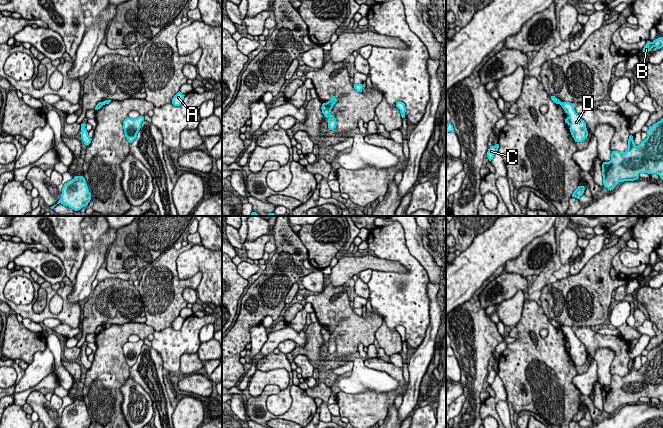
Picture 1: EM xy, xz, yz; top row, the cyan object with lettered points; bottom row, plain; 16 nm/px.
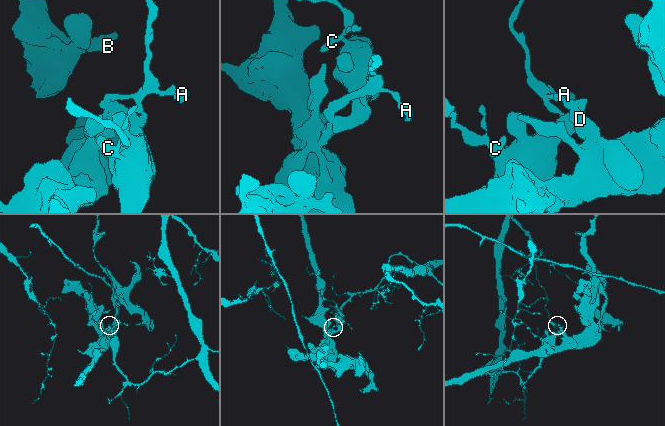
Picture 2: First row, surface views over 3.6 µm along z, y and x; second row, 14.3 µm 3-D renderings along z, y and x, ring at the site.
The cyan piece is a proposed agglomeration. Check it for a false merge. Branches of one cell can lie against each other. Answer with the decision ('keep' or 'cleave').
cleave

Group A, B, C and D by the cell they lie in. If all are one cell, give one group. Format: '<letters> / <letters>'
A C / B D

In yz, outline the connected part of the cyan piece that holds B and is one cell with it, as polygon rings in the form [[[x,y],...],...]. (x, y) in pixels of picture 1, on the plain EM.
[[[659,261],[655,263],[653,266],[647,265],[642,275],[646,278],[647,276],[651,275],[653,271],[656,271],[657,273],[662,272],[663,271],[663,261]]]

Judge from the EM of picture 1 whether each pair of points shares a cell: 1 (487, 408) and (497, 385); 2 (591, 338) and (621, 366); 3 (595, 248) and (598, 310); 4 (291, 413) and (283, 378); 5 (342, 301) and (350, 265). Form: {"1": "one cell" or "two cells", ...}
{"1": "one cell", "2": "one cell", "3": "two cells", "4": "two cells", "5": "two cells"}

